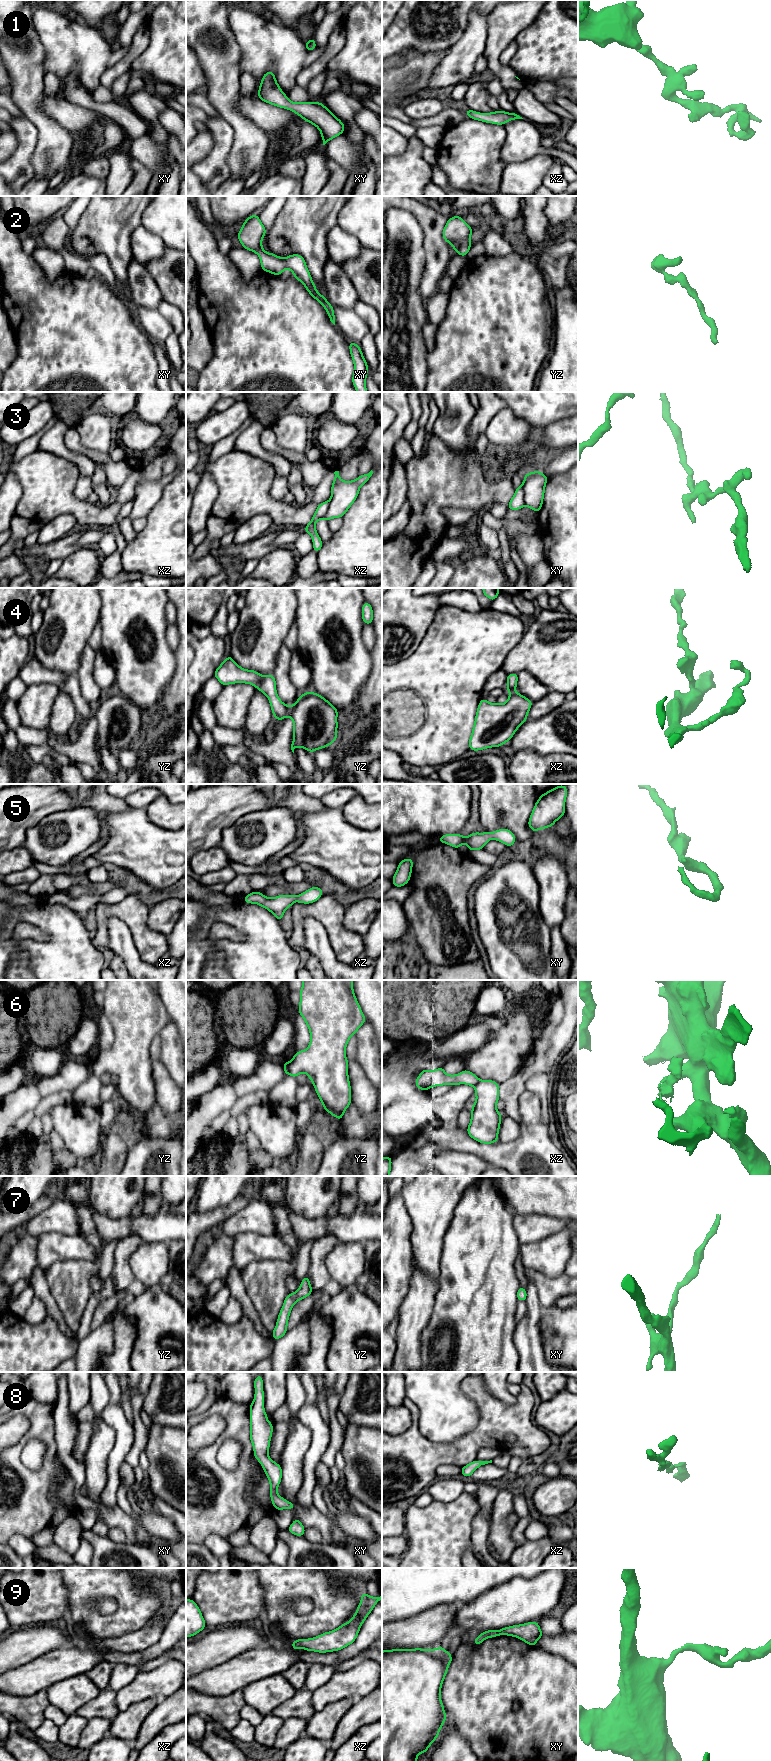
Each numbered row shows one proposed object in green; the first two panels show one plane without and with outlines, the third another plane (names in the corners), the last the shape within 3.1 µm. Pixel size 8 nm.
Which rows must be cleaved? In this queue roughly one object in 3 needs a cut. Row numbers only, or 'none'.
3, 6

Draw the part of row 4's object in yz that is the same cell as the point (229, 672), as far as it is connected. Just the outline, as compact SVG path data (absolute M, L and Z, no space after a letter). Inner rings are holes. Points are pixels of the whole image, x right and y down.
M231 655L216 669L214 677L223 686L234 683L252 684L268 697L275 719L281 721L290 716L294 723L294 741L290 744L293 753L296 747L313 753L336 741L338 710L321 695L308 691L289 707L278 697L273 674L262 676L254 670L243 669Z

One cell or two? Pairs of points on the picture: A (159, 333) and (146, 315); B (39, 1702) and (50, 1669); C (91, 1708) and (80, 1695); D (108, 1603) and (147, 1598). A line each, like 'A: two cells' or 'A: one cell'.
A: one cell
B: two cells
C: two cells
D: two cells

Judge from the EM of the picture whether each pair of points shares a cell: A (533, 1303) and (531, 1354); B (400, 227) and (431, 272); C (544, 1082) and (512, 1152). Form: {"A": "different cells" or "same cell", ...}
{"A": "same cell", "B": "different cells", "C": "different cells"}

